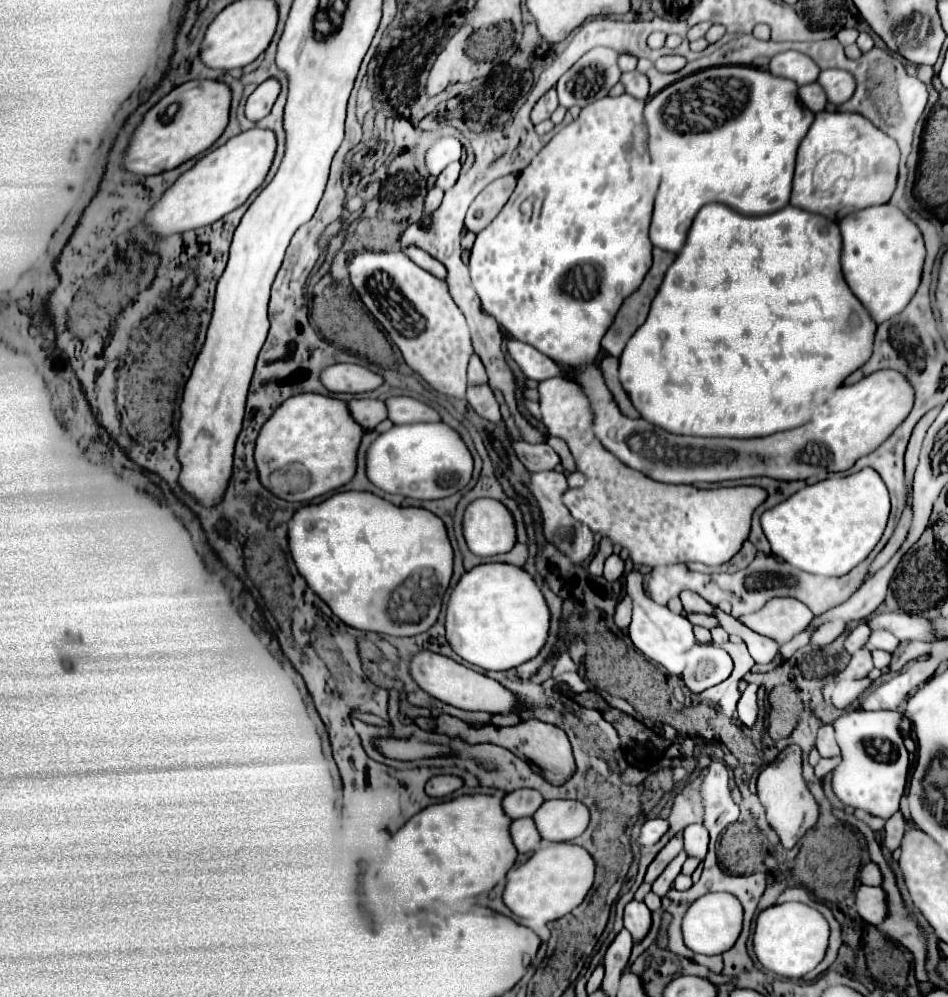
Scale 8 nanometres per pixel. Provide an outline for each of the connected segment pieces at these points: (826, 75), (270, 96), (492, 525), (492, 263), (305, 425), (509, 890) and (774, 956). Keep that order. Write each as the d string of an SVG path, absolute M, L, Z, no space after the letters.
M821 70L817 84L825 90L827 100L835 106L847 102L855 92L855 80L845 70Z
M273 78L259 84L255 88L255 92L245 102L245 118L251 120L251 122L259 122L261 118L265 118L271 112L273 102L277 100L279 88L281 88L279 82L273 80Z
M479 498L465 508L463 538L475 556L505 554L515 544L515 524L501 502Z
M621 94L617 98L605 96L605 98L595 100L593 104L585 106L581 110L581 114L571 124L567 124L563 130L559 130L547 142L547 146L531 160L531 164L519 174L517 188L511 194L509 202L503 206L503 210L497 214L497 218L485 230L481 230L477 234L477 240L471 248L469 272L471 272L473 288L483 304L483 310L487 314L491 314L499 322L499 326L505 328L505 332L509 336L513 336L525 344L531 344L533 348L537 348L539 352L543 352L551 360L565 364L565 366L571 366L571 368L599 356L599 352L601 352L599 342L601 342L603 334L607 332L607 328L611 326L621 302L639 288L647 270L651 268L651 248L653 246L649 242L647 232L649 232L649 224L651 224L653 198L655 198L659 180L651 172L651 162L649 162L647 150L633 146L633 130L635 130L635 126L643 124L643 106L645 106L645 100L635 100L629 94Z
M297 394L281 404L269 422L261 428L255 444L255 466L259 472L259 482L271 490L273 496L289 502L309 502L317 496L323 496L331 490L347 484L357 466L357 448L361 442L363 428L349 416L349 410L343 400L327 398L319 394Z
M567 842L541 846L525 864L511 868L503 890L503 904L525 922L553 922L577 908L593 884L595 862L581 846Z
M787 902L771 906L757 916L753 932L753 952L765 970L777 974L779 978L795 980L803 978L823 960L827 950L827 938L829 924L815 908L799 902Z

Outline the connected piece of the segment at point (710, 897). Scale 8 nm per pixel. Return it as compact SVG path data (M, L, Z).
M727 892L705 894L705 896L697 898L685 912L685 918L681 922L683 942L689 950L693 950L697 954L707 954L707 956L723 954L725 950L729 950L735 944L735 940L741 932L741 922L743 922L743 908L733 894L727 894Z

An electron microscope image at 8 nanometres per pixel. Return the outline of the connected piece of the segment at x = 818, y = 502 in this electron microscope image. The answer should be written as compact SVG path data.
M863 468L861 472L829 478L817 484L805 486L803 490L789 496L785 502L773 506L761 514L761 528L771 544L771 552L791 564L797 570L815 574L815 576L843 576L855 568L879 542L885 524L889 518L889 492L881 476L873 468Z

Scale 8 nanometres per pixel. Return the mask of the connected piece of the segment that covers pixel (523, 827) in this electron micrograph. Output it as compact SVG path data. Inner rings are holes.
M519 818L517 822L511 822L509 832L517 852L531 852L541 842L541 836L531 818Z

